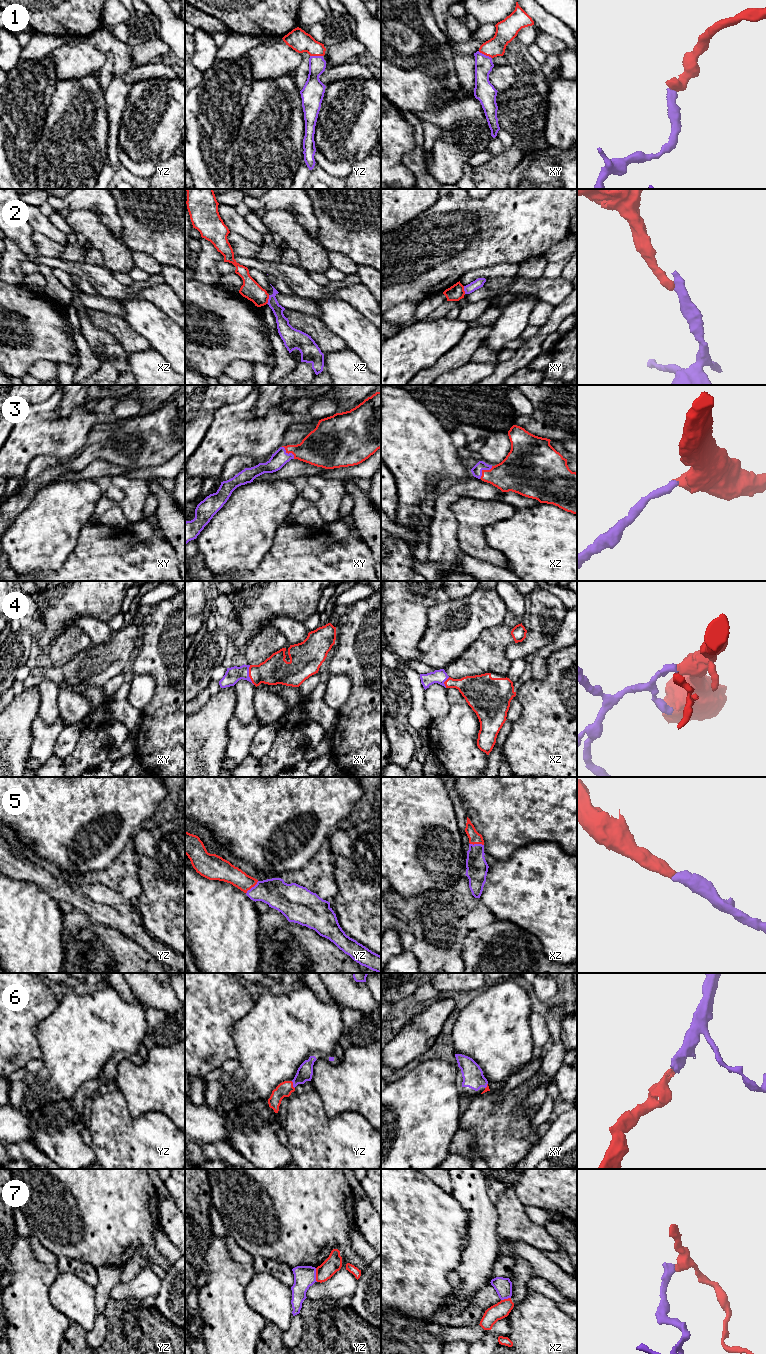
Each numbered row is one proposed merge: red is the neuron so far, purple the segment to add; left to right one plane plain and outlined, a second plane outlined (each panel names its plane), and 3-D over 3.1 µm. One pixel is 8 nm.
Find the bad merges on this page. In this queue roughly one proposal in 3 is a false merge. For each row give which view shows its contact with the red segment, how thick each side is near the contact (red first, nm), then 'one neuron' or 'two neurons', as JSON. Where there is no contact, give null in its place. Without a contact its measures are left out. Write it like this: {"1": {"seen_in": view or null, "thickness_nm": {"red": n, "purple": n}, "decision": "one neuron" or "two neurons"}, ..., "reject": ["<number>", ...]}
{"1": {"seen_in": "xy", "thickness_nm": {"red": 170, "purple": 140}, "decision": "one neuron"}, "2": {"seen_in": "xz", "thickness_nm": {"red": 150, "purple": 100}, "decision": "two neurons"}, "3": {"seen_in": "xz", "thickness_nm": {"red": 280, "purple": 80}, "decision": "one neuron"}, "4": {"seen_in": "xy", "thickness_nm": {"red": 220, "purple": 120}, "decision": "one neuron"}, "5": {"seen_in": "yz", "thickness_nm": {"red": 160, "purple": 220}, "decision": "one neuron"}, "6": {"seen_in": "yz", "thickness_nm": {"red": 120, "purple": 130}, "decision": "one neuron"}, "7": {"seen_in": "yz", "thickness_nm": {"red": 140, "purple": 180}, "decision": "one neuron"}, "reject": ["2"]}

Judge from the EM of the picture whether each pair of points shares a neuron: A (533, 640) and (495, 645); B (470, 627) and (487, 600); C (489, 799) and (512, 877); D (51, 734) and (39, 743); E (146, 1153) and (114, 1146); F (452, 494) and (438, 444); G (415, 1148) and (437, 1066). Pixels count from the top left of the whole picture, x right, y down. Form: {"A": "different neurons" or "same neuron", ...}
{"A": "different neurons", "B": "same neuron", "C": "different neurons", "D": "same neuron", "E": "same neuron", "F": "different neurons", "G": "same neuron"}

